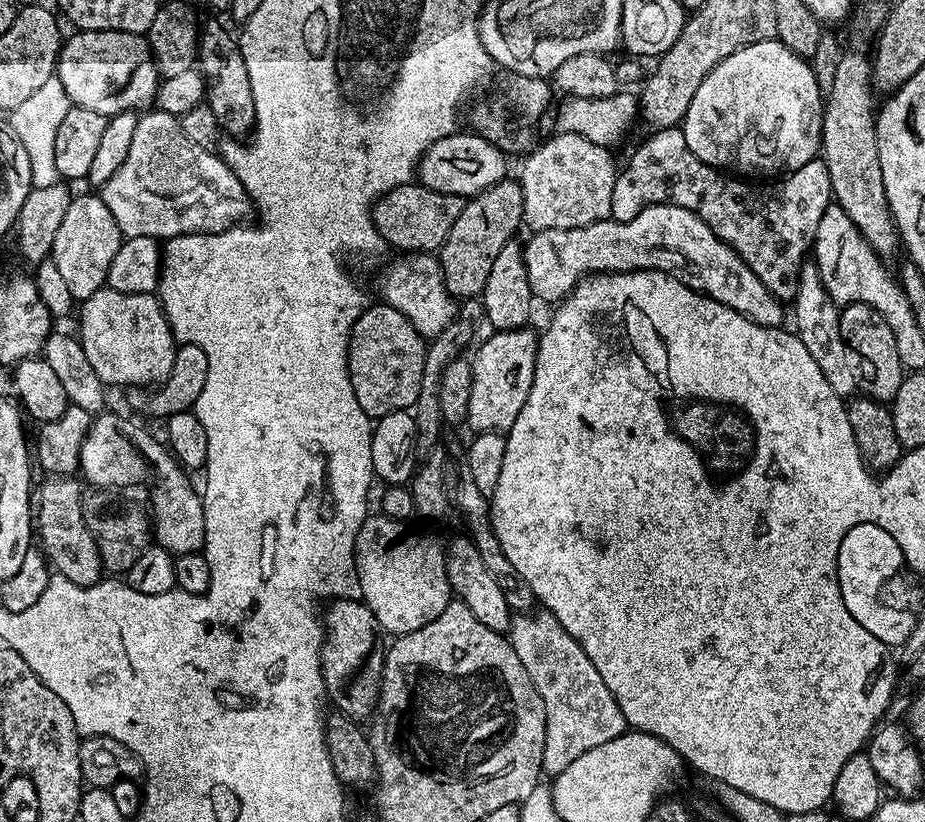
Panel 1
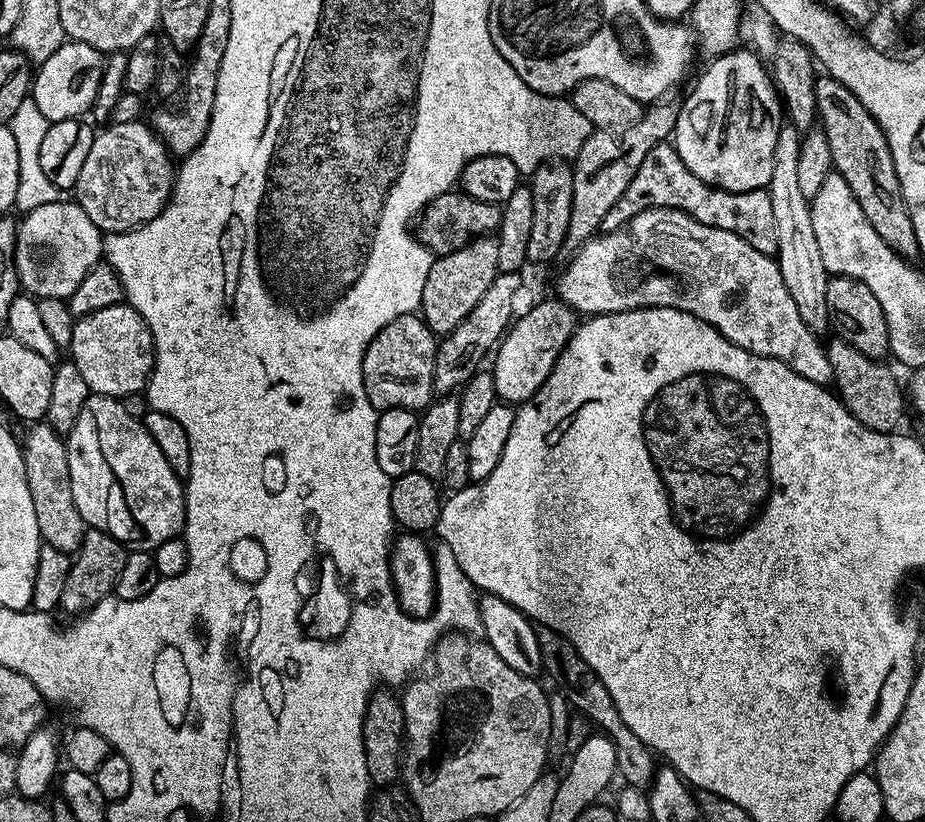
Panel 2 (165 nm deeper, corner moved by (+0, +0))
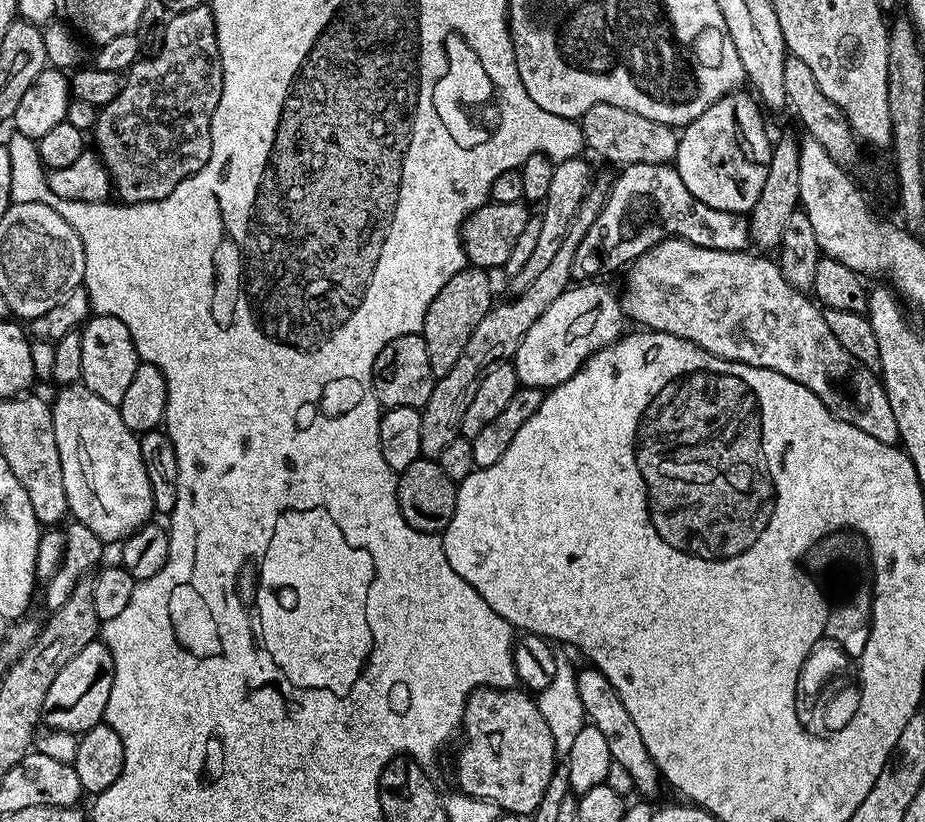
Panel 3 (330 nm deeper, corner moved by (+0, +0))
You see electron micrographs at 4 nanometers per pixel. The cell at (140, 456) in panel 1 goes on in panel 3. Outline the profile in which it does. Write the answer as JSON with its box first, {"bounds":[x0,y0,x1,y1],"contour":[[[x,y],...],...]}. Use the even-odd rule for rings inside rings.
{"bounds":[51,382,154,542],"contour":[[[83,382],[66,384],[51,401],[54,422],[54,442],[58,442],[58,458],[62,458],[62,486],[66,486],[66,502],[71,519],[82,526],[90,526],[94,534],[105,542],[122,542],[134,534],[154,516],[154,498],[142,462],[142,450],[137,433],[131,432],[122,420],[117,405],[98,398]]]}

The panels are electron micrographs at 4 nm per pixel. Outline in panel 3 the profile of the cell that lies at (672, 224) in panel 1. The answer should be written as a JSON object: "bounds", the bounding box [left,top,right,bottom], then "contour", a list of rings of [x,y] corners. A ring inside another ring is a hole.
{"bounds":[622,238,900,444],"contour":[[[675,238],[658,242],[658,246],[646,250],[646,254],[632,261],[627,269],[628,277],[622,291],[625,317],[629,321],[637,320],[640,323],[637,325],[653,332],[674,334],[694,342],[702,350],[724,360],[737,360],[739,364],[786,374],[786,378],[806,386],[806,390],[814,390],[834,419],[850,422],[850,426],[858,426],[858,430],[866,430],[866,434],[878,438],[878,442],[896,444],[900,439],[898,422],[894,422],[894,410],[890,410],[890,398],[886,398],[879,375],[838,346],[838,338],[830,334],[823,311],[805,293],[786,282],[775,259],[767,260],[764,257],[767,255],[751,256],[750,253],[748,250],[710,250]]]}

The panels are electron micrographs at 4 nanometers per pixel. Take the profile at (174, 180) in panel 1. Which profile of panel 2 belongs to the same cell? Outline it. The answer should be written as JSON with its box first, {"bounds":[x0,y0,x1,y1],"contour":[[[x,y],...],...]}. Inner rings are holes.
{"bounds":[74,120,174,233],"contour":[[[131,120],[121,124],[109,123],[92,137],[90,154],[86,154],[86,162],[78,174],[78,182],[74,189],[74,200],[86,210],[90,222],[98,226],[101,233],[128,232],[132,228],[141,228],[143,224],[153,220],[168,204],[174,183],[173,157],[164,146],[164,141],[152,131],[147,123]]]}

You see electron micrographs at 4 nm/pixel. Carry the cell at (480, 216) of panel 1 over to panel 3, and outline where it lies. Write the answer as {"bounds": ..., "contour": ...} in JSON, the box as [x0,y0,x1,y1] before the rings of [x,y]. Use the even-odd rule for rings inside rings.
{"bounds":[422,266,494,378],"contour":[[[466,266],[430,302],[426,310],[426,318],[422,335],[426,342],[426,354],[430,354],[430,370],[433,376],[439,378],[450,374],[451,368],[458,362],[462,350],[466,350],[466,342],[470,342],[470,334],[474,334],[474,326],[486,318],[486,314],[494,306],[492,300],[492,280],[487,271],[482,268]]]}

